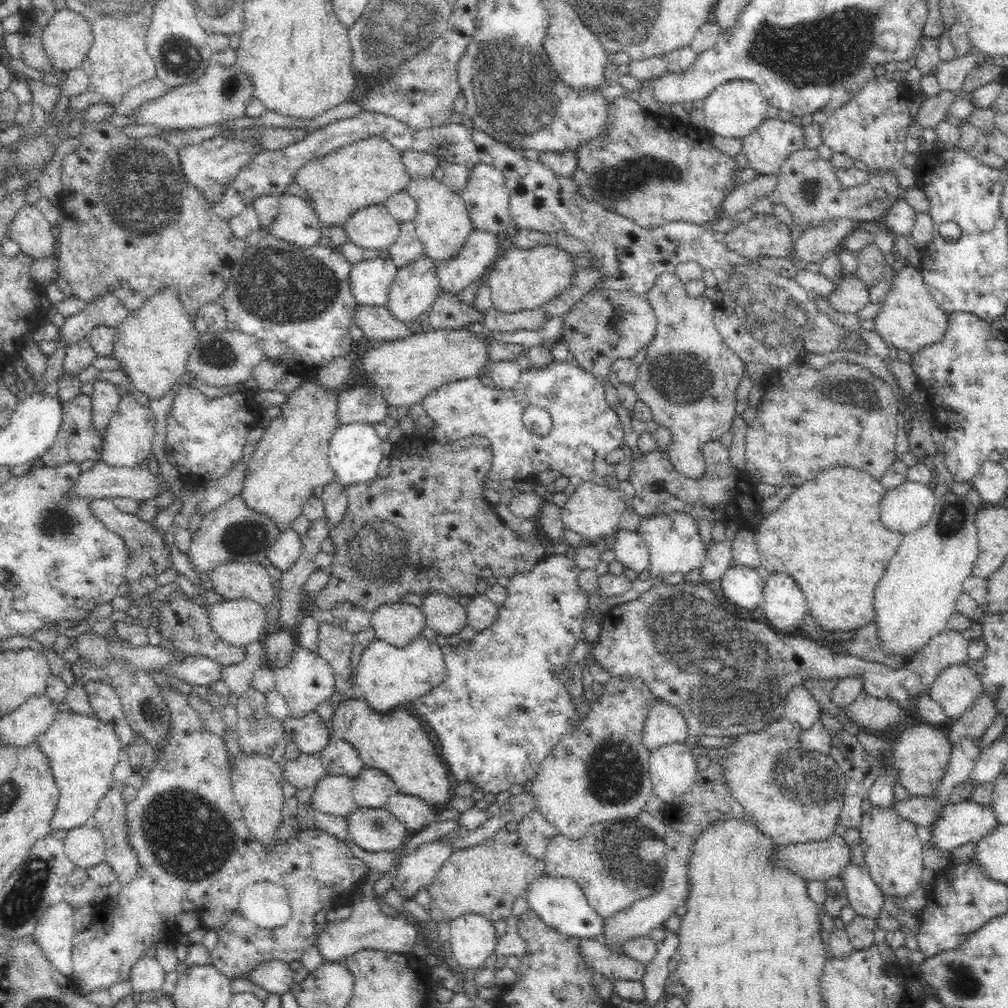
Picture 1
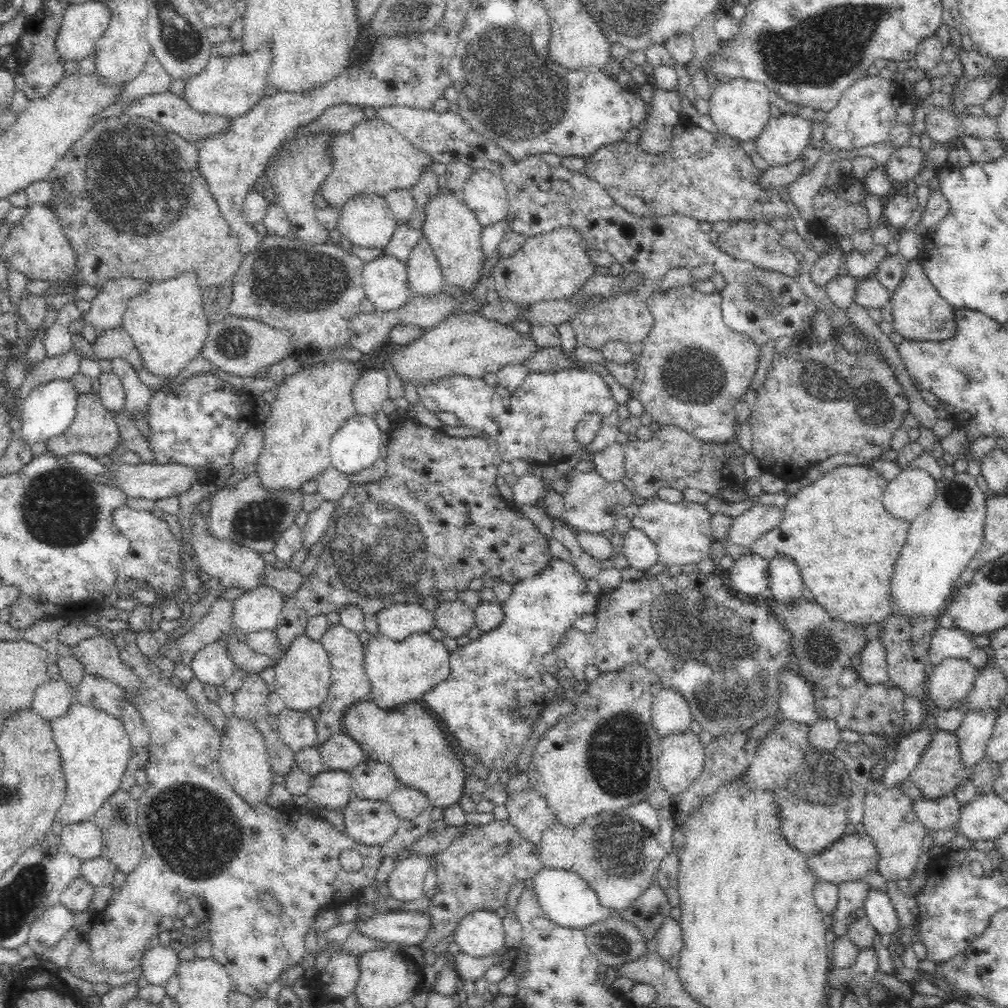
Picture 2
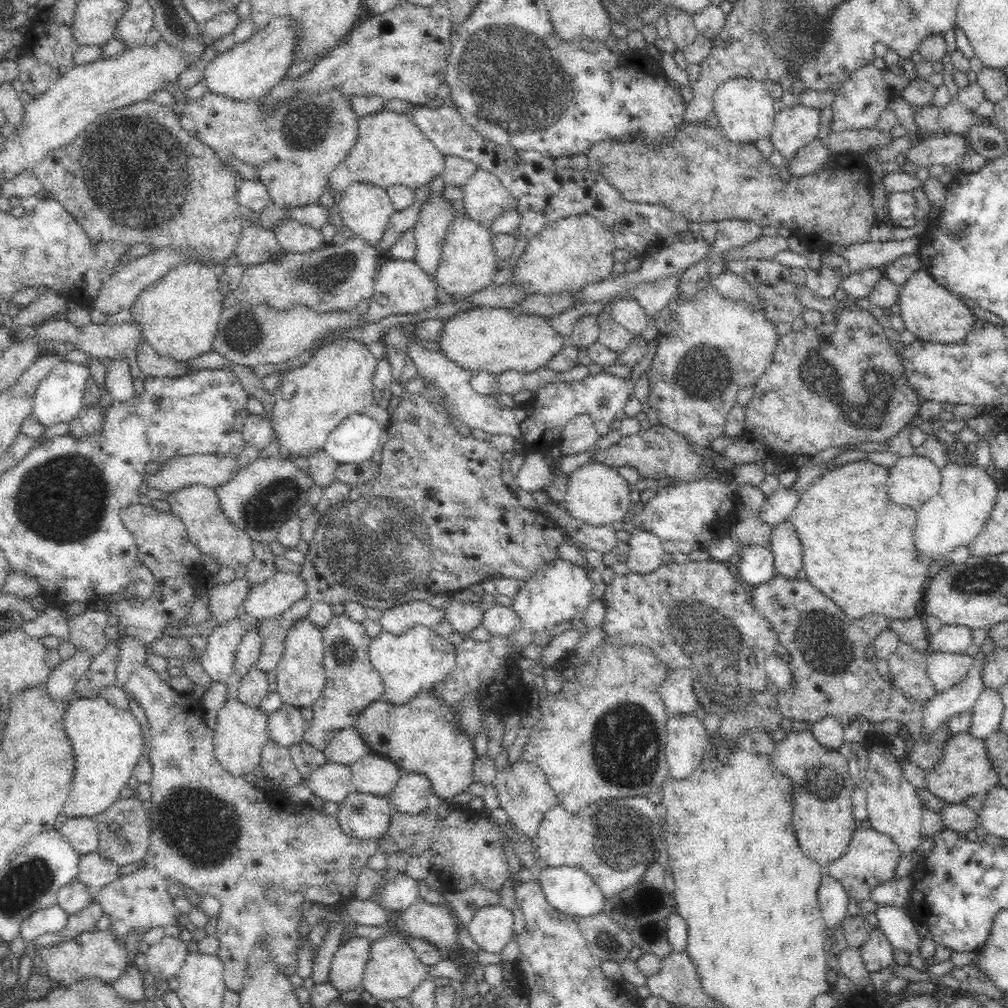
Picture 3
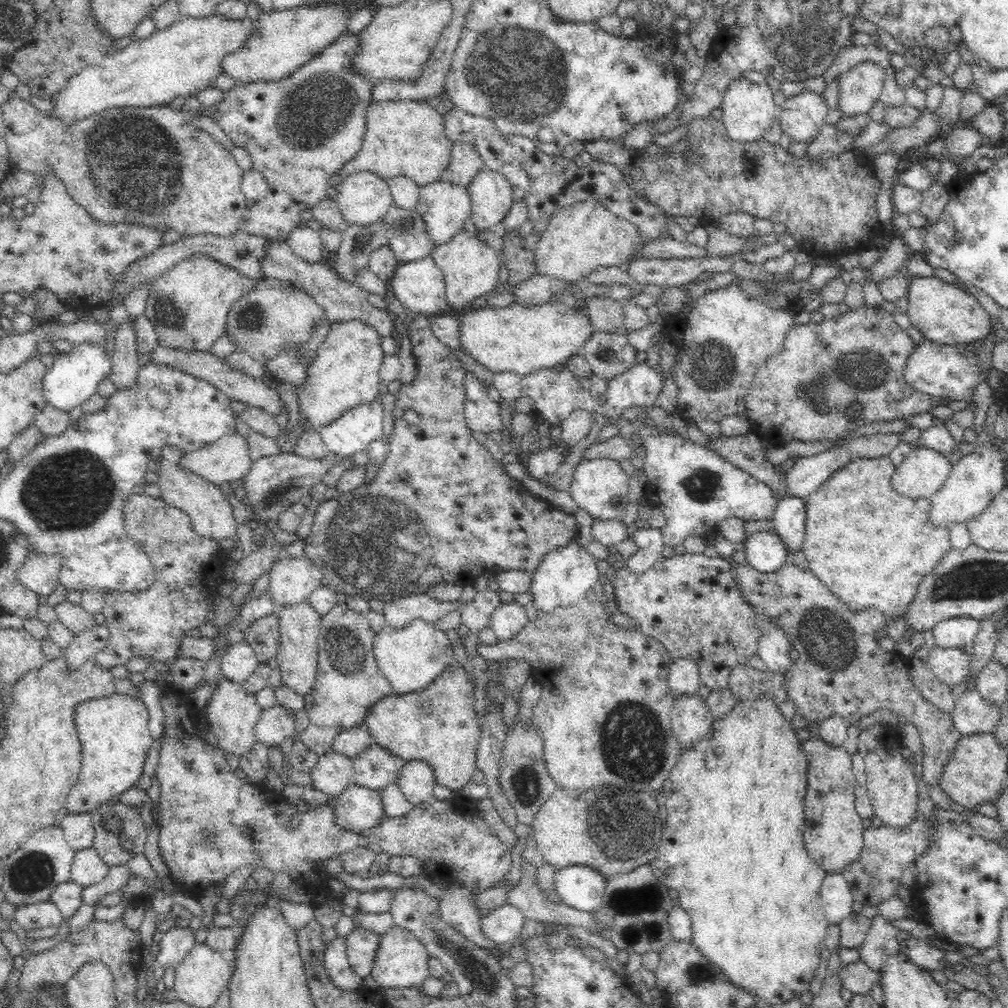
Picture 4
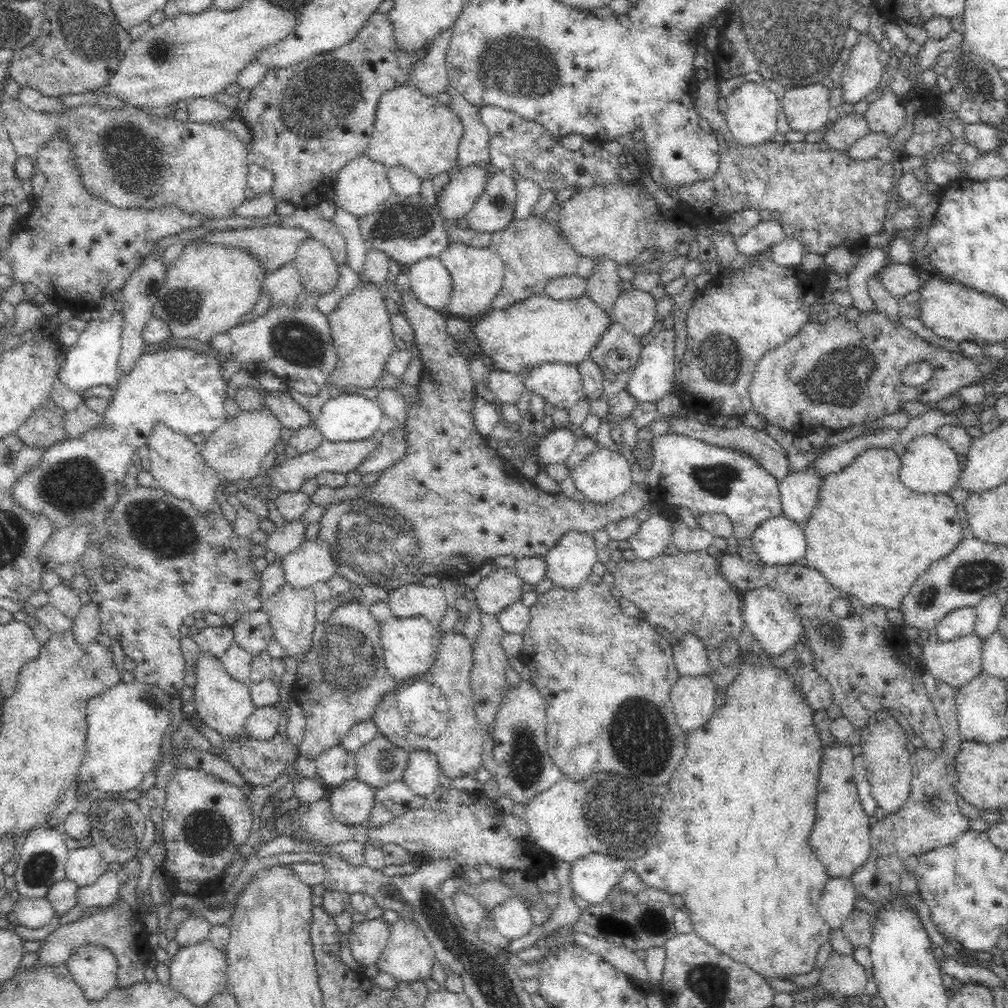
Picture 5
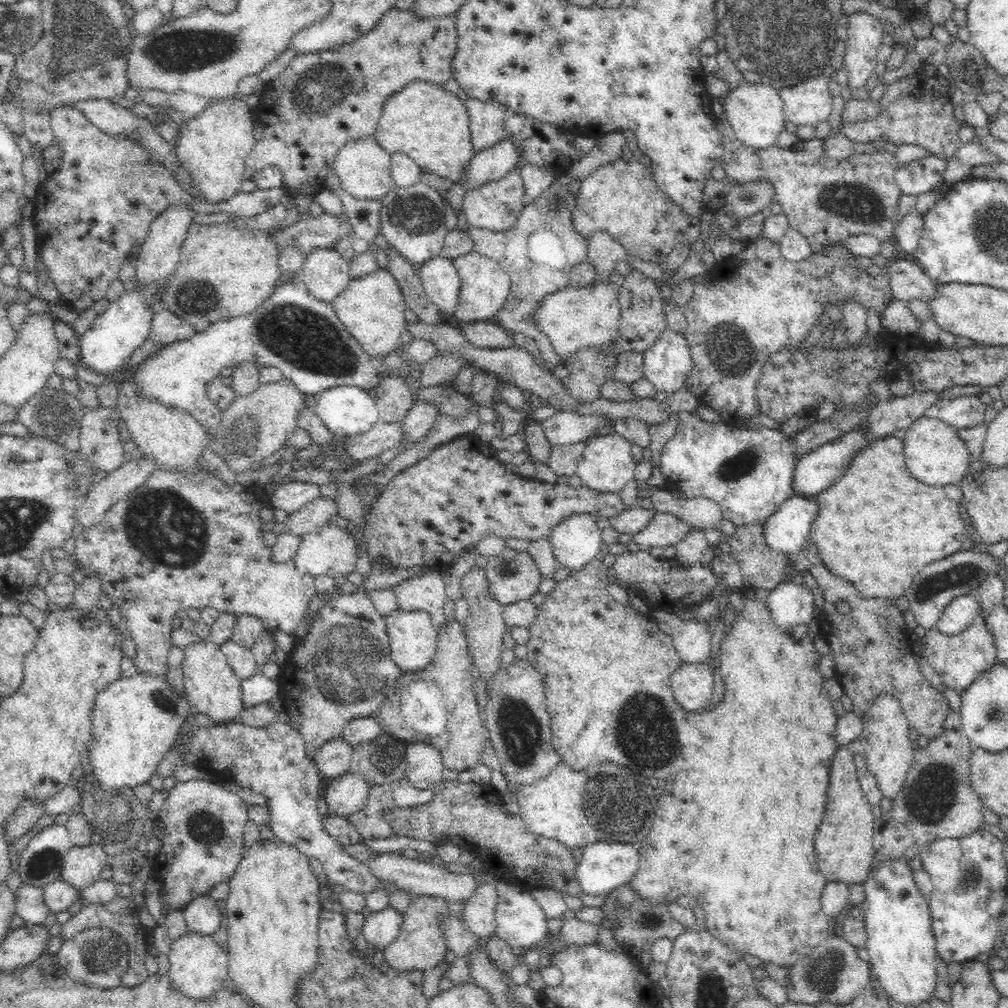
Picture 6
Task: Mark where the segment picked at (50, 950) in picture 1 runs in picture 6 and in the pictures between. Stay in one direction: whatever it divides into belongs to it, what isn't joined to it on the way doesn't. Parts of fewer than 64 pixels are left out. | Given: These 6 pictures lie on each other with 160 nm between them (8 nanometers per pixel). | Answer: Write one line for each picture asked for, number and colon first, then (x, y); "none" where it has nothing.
2: (48, 930)
3: (53, 919)
4: (43, 915)
5: (31, 912)
6: (30, 905)

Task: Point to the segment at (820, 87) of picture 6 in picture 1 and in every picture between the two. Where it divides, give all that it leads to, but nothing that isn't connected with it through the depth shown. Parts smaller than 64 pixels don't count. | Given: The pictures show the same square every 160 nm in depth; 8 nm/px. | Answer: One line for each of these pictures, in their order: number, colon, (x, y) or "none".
1: (766, 148)
2: (781, 142)
3: (794, 127)
4: (802, 116)
5: (806, 108)

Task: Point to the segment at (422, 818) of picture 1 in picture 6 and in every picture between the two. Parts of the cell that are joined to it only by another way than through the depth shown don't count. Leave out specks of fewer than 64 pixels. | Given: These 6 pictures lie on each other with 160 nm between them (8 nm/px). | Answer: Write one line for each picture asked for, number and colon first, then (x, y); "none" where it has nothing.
2: (407, 803)
3: (410, 795)
4: (416, 781)
5: (421, 776)
6: (424, 767)

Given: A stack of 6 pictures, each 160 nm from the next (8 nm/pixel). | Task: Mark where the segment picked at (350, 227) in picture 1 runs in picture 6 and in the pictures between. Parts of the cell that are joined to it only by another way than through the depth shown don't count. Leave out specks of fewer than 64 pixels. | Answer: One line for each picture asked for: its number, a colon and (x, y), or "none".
2: (367, 221)
3: (364, 208)
4: (363, 197)
5: (362, 185)
6: (363, 167)

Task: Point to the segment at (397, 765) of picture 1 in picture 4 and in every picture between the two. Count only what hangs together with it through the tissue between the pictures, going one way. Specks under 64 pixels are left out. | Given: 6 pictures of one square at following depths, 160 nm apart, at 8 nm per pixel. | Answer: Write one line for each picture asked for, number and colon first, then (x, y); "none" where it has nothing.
2: (406, 737)
3: (423, 735)
4: (445, 733)

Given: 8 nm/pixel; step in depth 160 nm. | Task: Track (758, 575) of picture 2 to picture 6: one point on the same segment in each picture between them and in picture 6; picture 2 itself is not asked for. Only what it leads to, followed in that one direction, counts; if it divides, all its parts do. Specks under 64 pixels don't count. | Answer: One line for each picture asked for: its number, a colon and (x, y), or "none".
3: (755, 566)
4: (765, 552)
5: (778, 541)
6: (787, 530)

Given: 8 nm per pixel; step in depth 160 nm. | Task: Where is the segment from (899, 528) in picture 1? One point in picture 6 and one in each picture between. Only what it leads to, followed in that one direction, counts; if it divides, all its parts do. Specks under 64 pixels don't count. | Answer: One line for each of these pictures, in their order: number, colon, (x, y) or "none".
2: (911, 492)
3: (913, 480)
4: (922, 473)
5: (929, 464)
6: (934, 454)

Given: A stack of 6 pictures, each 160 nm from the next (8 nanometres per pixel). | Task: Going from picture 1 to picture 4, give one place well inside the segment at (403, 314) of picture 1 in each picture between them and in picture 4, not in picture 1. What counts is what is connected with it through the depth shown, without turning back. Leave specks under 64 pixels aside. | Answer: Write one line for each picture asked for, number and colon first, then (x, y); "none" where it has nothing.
2: (424, 276)
3: (435, 217)
4: (443, 206)

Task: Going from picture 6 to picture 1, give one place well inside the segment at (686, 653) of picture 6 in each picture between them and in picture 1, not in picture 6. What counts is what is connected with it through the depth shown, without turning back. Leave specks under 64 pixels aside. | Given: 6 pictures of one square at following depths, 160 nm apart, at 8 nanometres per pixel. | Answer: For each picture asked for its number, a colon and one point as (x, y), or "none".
1: (664, 724)
2: (670, 712)
3: (677, 691)
4: (684, 678)
5: (691, 660)

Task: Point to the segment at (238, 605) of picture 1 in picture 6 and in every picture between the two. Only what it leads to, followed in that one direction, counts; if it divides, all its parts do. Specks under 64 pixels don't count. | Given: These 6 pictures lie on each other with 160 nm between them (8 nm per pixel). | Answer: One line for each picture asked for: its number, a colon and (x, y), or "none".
2: (259, 609)
3: (268, 599)
4: (292, 579)
5: (312, 562)
6: (330, 551)

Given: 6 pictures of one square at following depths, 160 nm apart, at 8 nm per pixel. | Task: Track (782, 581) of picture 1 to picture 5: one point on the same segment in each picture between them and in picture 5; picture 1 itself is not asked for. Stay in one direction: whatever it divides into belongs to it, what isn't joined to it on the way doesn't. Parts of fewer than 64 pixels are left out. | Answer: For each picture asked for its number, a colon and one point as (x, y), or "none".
2: (785, 583)
3: (787, 551)
4: (789, 517)
5: (799, 491)

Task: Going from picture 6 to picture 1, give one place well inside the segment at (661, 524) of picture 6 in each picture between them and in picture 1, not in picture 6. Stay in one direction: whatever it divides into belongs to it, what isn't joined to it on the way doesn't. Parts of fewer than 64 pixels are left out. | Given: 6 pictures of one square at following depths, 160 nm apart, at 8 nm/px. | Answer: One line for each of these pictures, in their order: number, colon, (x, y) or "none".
1: (629, 549)
2: (641, 553)
3: (645, 554)
4: (649, 543)
5: (654, 536)

